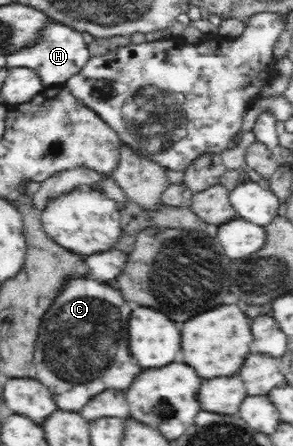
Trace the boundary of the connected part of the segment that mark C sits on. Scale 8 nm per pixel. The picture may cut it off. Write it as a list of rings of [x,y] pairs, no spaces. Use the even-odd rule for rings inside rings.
[[[75,273],[69,276],[64,276],[63,280],[59,281],[59,287],[56,291],[56,294],[53,296],[51,300],[51,305],[47,307],[47,311],[45,311],[45,315],[41,317],[39,323],[39,331],[37,332],[37,341],[35,345],[35,355],[33,355],[33,363],[35,363],[35,369],[37,369],[37,379],[41,381],[41,383],[45,383],[45,385],[49,385],[49,389],[51,389],[51,393],[55,395],[55,402],[59,405],[59,410],[65,409],[65,411],[81,411],[81,407],[85,405],[85,403],[89,403],[90,399],[93,399],[95,396],[99,395],[99,393],[103,393],[103,391],[107,390],[117,390],[117,391],[127,391],[131,388],[131,383],[137,379],[137,375],[141,375],[141,371],[143,371],[143,367],[141,365],[137,365],[135,363],[135,359],[133,359],[133,355],[129,353],[129,341],[131,341],[131,335],[129,335],[129,321],[131,321],[131,313],[133,313],[133,307],[129,305],[129,301],[125,301],[123,299],[124,292],[119,289],[116,290],[113,287],[110,287],[109,284],[104,284],[103,282],[97,282],[90,275],[81,276],[81,274]],[[51,377],[53,379],[59,379],[59,381],[67,381],[67,383],[71,383],[73,387],[65,387],[63,383],[57,383],[57,385],[53,385],[51,387]]]

